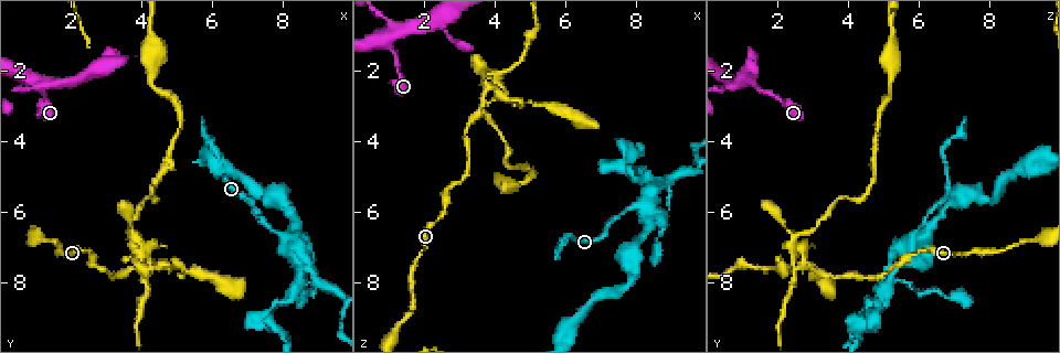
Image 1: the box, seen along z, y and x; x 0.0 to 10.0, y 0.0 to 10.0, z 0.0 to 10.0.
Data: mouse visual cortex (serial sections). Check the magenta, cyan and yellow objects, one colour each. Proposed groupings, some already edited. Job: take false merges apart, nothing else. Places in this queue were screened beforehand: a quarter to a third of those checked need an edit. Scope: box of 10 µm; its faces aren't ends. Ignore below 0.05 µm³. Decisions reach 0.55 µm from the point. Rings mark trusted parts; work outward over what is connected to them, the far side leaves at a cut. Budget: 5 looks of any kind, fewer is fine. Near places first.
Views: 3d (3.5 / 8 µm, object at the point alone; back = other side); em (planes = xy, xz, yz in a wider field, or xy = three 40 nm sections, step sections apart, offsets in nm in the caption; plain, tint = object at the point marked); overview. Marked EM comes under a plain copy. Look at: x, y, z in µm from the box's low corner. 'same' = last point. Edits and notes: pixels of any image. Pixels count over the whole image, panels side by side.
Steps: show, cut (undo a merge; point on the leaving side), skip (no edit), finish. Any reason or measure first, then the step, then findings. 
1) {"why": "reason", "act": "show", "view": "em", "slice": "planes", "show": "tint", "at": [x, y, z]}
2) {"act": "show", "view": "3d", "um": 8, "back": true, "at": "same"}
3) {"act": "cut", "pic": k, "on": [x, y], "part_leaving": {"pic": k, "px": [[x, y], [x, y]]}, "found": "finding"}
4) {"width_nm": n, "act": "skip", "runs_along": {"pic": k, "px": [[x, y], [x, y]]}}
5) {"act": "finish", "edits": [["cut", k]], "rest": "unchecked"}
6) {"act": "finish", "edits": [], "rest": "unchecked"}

{"act": "show", "view": "3d", "um": 8, "at": [4.15, 7.55, 2.70]}

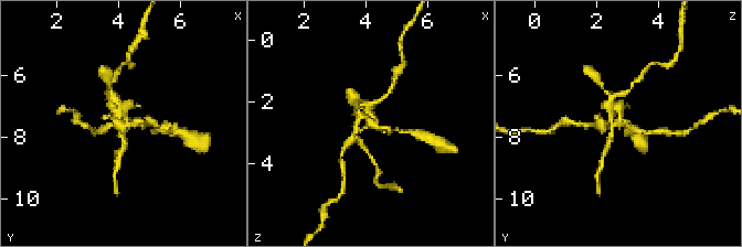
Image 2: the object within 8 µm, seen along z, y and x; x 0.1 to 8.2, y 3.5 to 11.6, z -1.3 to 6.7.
{"act": "show", "view": "em", "slice": "xy", "step": 2, "show": "tint", "at": "same"}

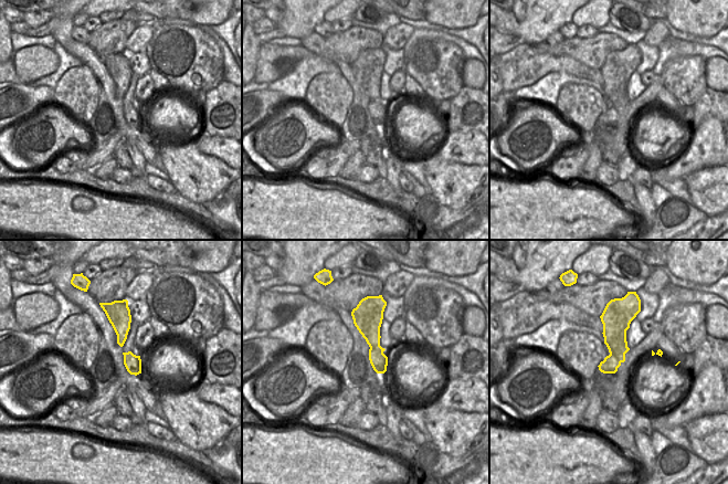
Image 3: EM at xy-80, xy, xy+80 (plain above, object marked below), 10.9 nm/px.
{"act": "cut", "pic": 2, "on": [116, 103], "part_leaving": {"pic": 2, "px": [[125, 117], [124, 107], [108, 90]]}, "found": "a second cell is stuck on"}

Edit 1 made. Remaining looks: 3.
{"why": "arms run side by side", "act": "show", "view": "3d", "um": 3.5, "at": [8.20, 6.85, 5.85]}

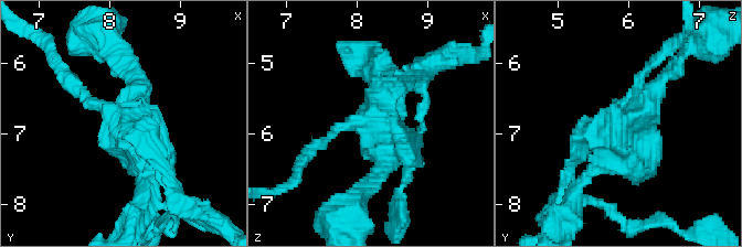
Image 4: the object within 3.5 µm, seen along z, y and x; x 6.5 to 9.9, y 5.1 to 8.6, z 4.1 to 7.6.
{"act": "show", "view": "em", "slice": "xy", "step": 3, "show": "tint", "at": [8.25, 6.80, 5.85]}

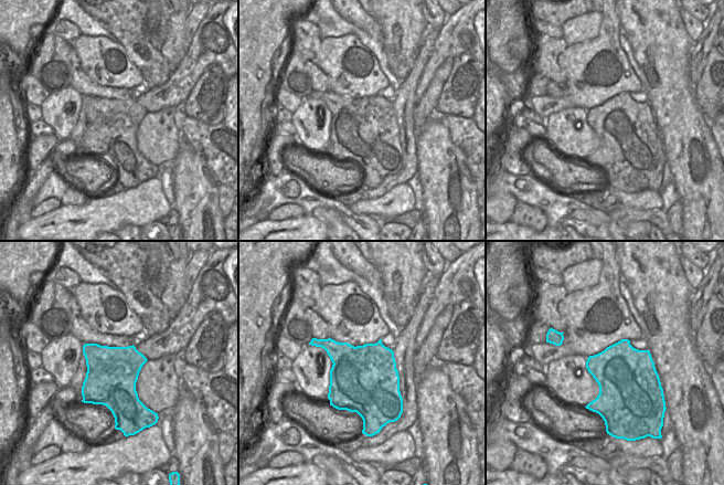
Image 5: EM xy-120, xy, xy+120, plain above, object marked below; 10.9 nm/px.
{"act": "cut", "pic": 4, "on": [639, 156], "part_leaving": {"pic": 4, "px": [[618, 119], [642, 109], [680, 62]]}, "found": "two cells meet here"}

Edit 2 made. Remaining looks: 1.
{"act": "finish", "edits": [["cut", 2], ["cut", 4]], "rest": "unchecked"}

